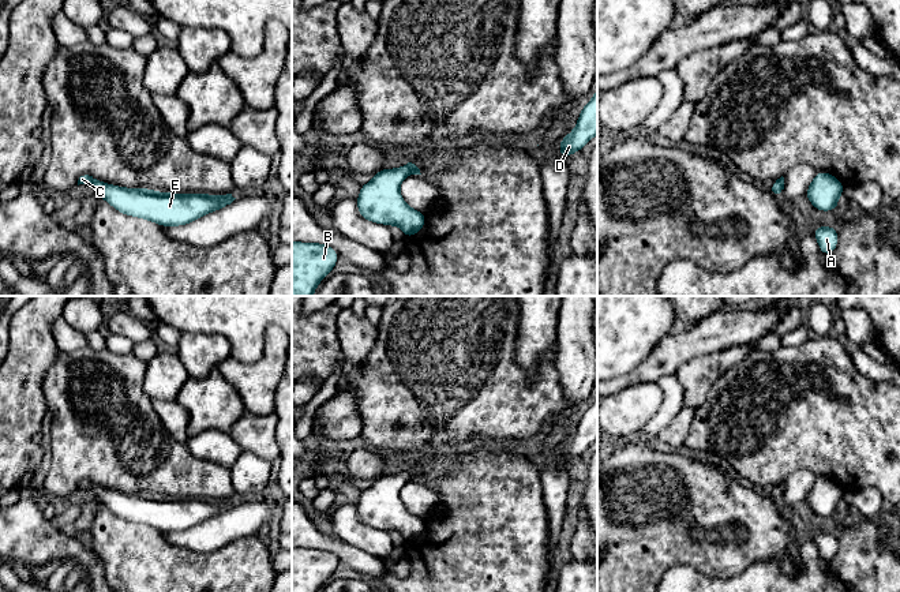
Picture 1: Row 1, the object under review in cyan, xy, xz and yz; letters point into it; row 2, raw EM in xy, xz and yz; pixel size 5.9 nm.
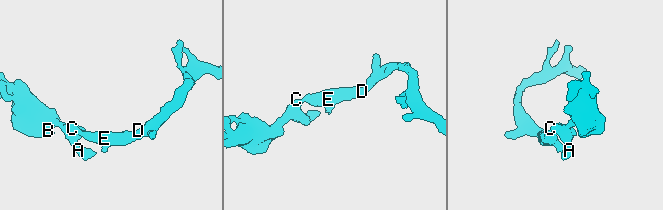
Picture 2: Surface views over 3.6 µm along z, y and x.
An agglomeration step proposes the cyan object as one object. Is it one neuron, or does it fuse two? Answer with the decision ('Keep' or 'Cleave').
Keep

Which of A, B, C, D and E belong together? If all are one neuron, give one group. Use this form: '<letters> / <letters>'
A B C D E

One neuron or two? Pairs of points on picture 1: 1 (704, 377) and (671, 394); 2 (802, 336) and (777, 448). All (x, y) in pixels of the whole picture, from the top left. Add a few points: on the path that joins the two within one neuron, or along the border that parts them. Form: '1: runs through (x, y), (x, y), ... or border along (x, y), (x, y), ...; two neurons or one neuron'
1: border along (675, 374), (683, 390), (683, 405); two neurons
2: border along (809, 338), (797, 345), (783, 347); two neurons

